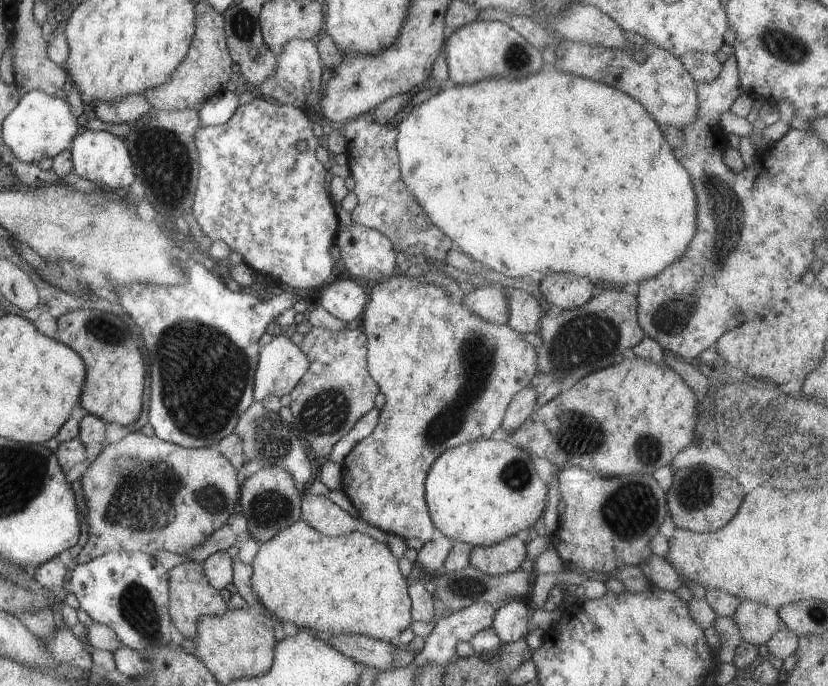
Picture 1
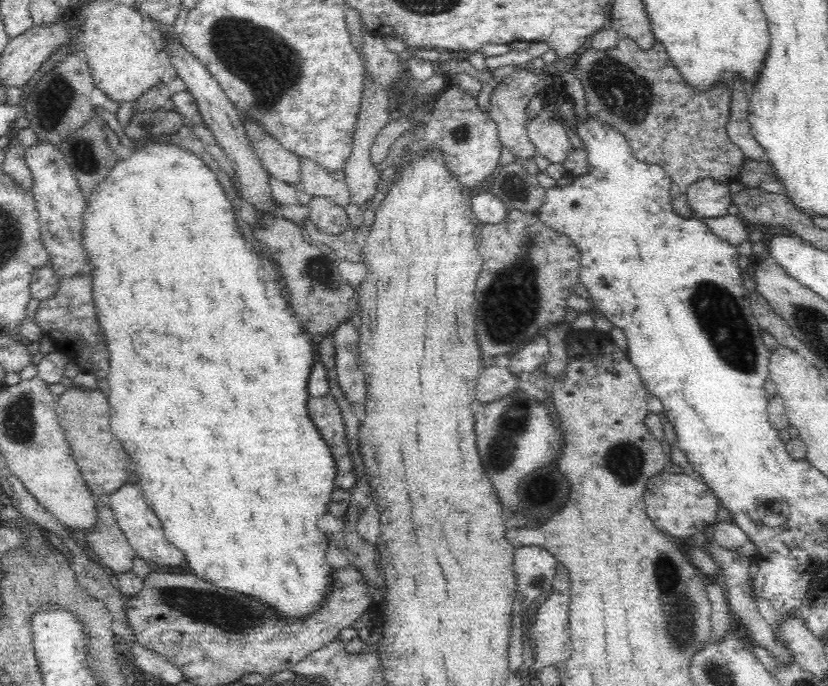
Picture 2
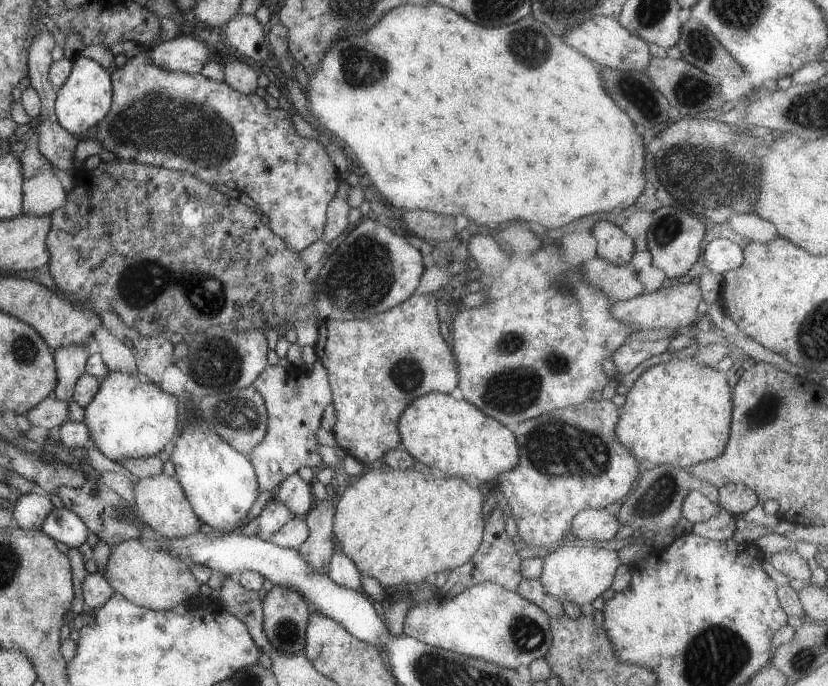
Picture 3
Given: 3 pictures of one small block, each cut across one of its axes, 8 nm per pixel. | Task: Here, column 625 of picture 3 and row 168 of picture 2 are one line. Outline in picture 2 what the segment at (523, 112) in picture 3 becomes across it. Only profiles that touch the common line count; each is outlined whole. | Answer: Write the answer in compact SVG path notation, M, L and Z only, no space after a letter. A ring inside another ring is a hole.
M158 140L150 142L150 144L142 145L134 152L131 158L127 161L116 162L114 170L110 172L110 176L100 182L94 190L94 194L87 197L89 200L89 208L85 213L85 232L83 234L83 246L88 253L88 260L93 265L93 290L94 306L98 321L102 325L105 340L110 348L110 374L108 374L108 400L110 400L110 428L114 432L114 436L122 442L122 446L126 448L130 462L136 466L136 474L138 474L137 488L142 491L145 503L154 511L154 514L160 521L161 531L165 539L183 554L183 562L185 562L186 570L197 576L200 580L204 580L216 588L224 588L224 590L234 590L240 592L252 600L258 600L262 604L266 604L274 614L278 614L279 620L285 624L294 624L294 622L302 622L308 616L312 616L314 612L320 610L322 600L330 594L330 586L332 586L332 578L334 578L335 568L328 561L328 545L331 542L330 535L324 534L318 528L318 518L322 518L328 512L328 504L330 504L330 496L335 490L336 461L332 456L332 451L328 443L320 436L316 425L308 416L308 378L310 378L310 370L314 366L314 346L311 344L310 337L304 332L303 327L296 319L296 316L286 309L286 301L278 288L275 281L270 280L270 276L266 274L262 266L261 259L252 251L248 241L246 241L246 230L244 226L235 217L231 202L226 196L225 190L221 187L216 175L192 152L181 148L174 144L162 144Z

